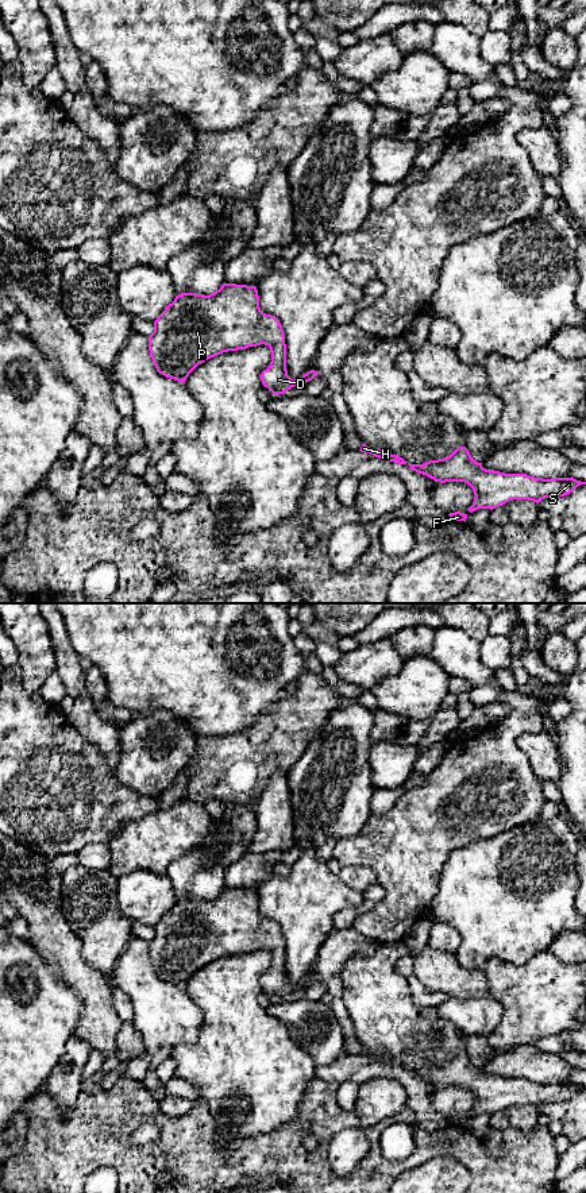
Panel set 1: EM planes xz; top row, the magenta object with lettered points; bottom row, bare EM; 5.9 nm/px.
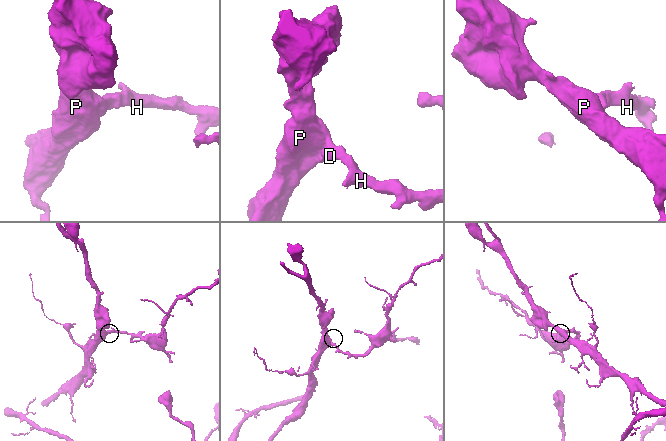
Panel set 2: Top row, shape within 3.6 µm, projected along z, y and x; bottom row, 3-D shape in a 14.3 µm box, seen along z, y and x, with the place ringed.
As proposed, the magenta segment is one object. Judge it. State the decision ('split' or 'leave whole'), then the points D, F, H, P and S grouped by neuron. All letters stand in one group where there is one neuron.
leave whole; D F H P S

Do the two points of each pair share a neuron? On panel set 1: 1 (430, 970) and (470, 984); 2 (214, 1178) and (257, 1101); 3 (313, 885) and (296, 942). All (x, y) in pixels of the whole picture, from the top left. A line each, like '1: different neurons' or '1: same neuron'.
1: same neuron
2: different neurons
3: same neuron

